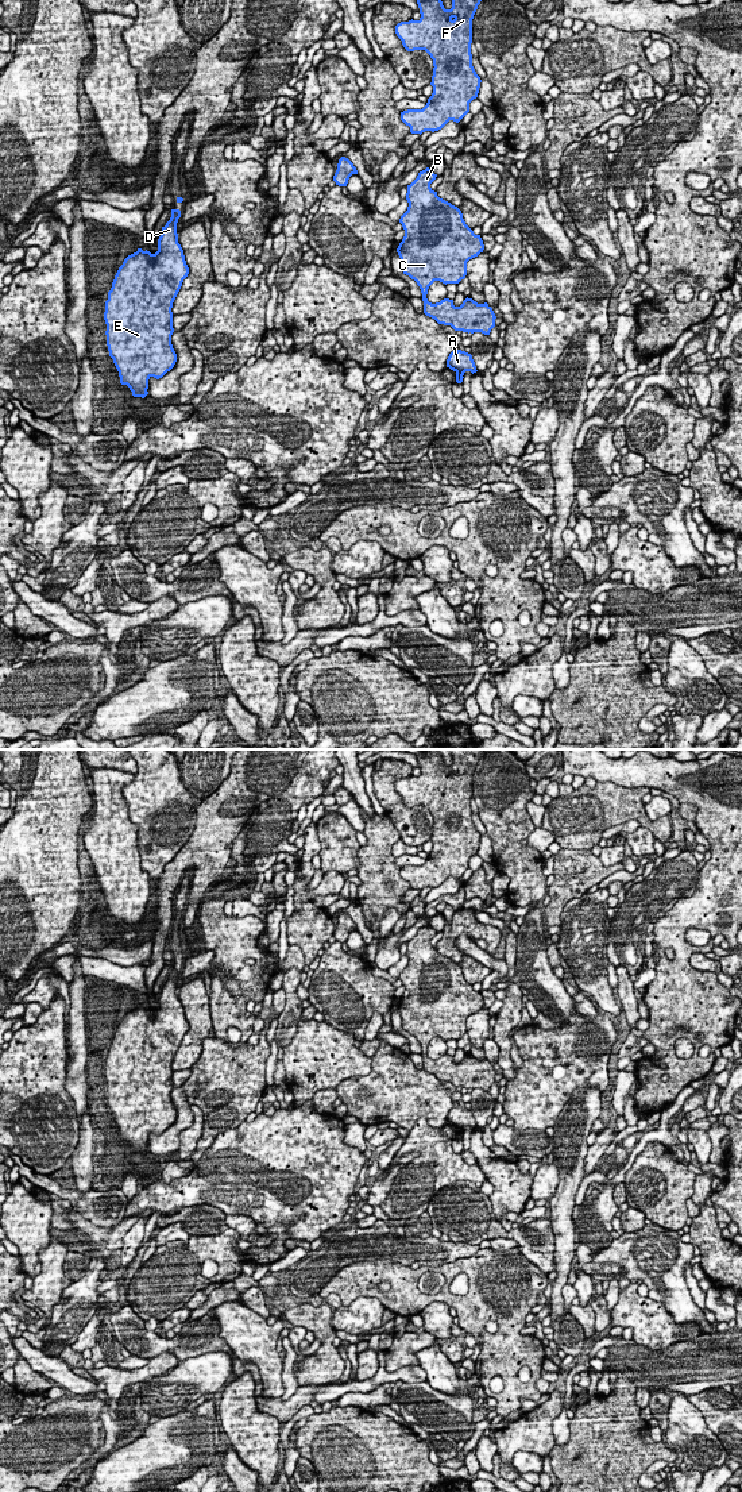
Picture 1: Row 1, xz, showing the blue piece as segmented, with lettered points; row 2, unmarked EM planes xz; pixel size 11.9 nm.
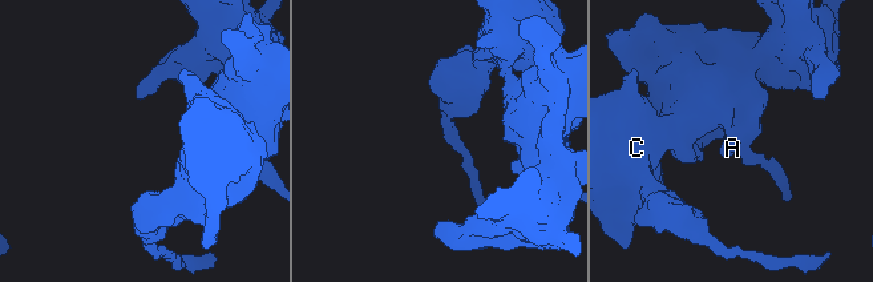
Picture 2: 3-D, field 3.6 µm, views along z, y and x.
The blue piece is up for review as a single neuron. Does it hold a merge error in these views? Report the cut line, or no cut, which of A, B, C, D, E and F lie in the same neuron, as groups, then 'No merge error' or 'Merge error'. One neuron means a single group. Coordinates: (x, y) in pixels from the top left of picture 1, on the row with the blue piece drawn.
Split along xz (456, 374), (462, 376). Groups: A B C F / D E. Merge error

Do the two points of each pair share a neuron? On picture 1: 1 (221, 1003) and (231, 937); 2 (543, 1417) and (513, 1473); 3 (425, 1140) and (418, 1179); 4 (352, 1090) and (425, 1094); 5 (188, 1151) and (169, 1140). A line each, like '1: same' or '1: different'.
1: same
2: same
3: same
4: same
5: different

